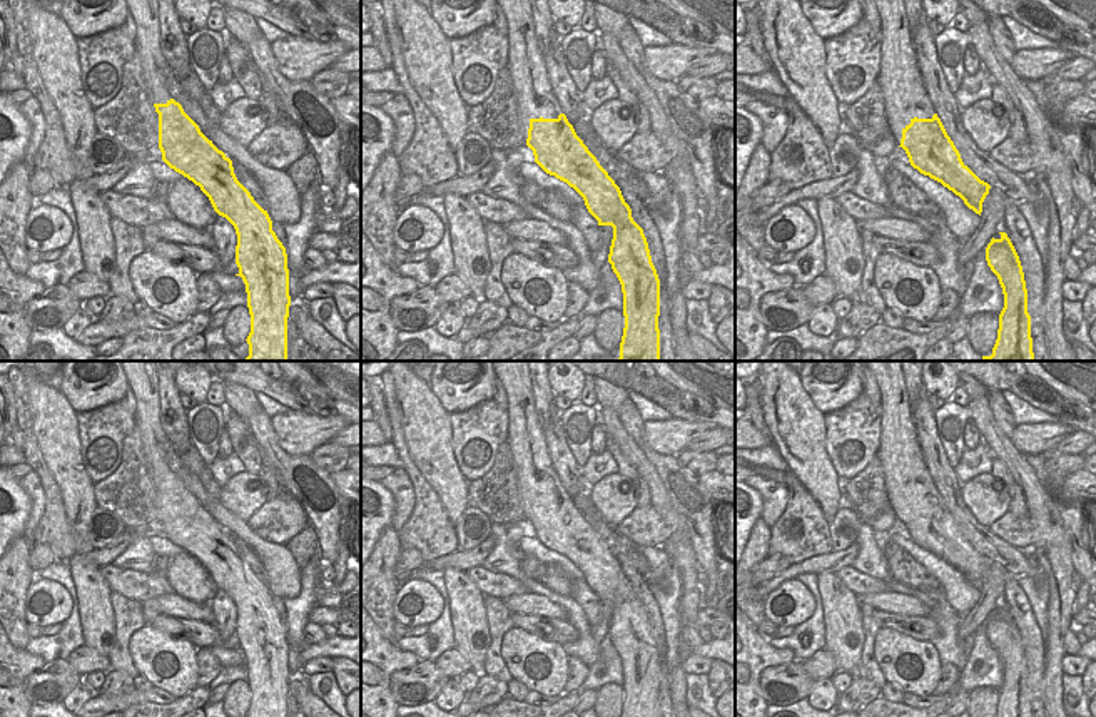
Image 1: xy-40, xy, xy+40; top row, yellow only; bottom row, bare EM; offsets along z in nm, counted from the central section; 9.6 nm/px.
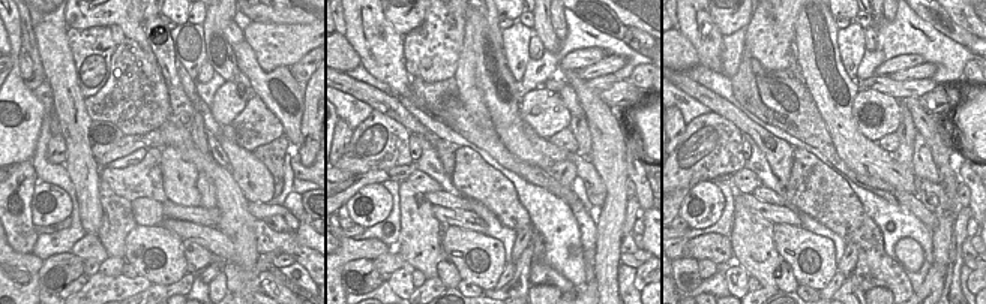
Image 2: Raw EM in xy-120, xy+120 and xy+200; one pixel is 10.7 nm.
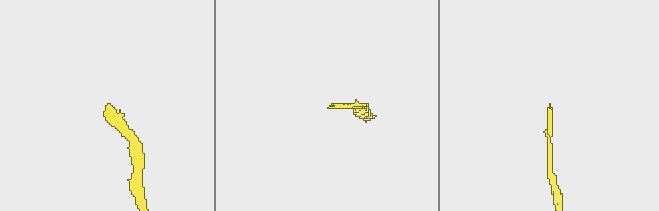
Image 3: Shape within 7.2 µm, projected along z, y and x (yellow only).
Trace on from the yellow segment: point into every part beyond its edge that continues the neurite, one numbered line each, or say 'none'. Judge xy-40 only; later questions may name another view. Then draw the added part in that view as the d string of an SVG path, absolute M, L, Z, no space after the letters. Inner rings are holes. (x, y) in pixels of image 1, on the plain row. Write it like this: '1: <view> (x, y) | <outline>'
1: xy-40 (142, 380) | M120 361L120 364L135 398L135 426L140 431L147 470L154 471L154 478L167 478L174 471L165 460L167 435L160 425L155 364L154 361Z

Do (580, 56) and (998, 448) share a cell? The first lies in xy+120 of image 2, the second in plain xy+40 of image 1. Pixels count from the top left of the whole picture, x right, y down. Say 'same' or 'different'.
different

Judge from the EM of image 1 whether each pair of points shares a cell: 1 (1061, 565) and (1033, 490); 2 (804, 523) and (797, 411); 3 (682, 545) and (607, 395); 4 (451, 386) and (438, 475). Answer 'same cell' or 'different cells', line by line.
1: same cell
2: different cells
3: different cells
4: different cells

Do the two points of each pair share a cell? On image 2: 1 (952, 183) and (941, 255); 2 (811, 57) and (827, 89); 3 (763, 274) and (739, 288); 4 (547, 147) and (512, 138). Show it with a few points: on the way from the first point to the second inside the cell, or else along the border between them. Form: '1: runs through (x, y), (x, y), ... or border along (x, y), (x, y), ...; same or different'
1: runs through (955, 201), (955, 213), (944, 225), (941, 237); same
2: runs through (818, 65), (826, 81); same
3: border along (739, 264), (749, 276); different
4: border along (523, 123), (523, 132), (529, 141), (553, 160); different

